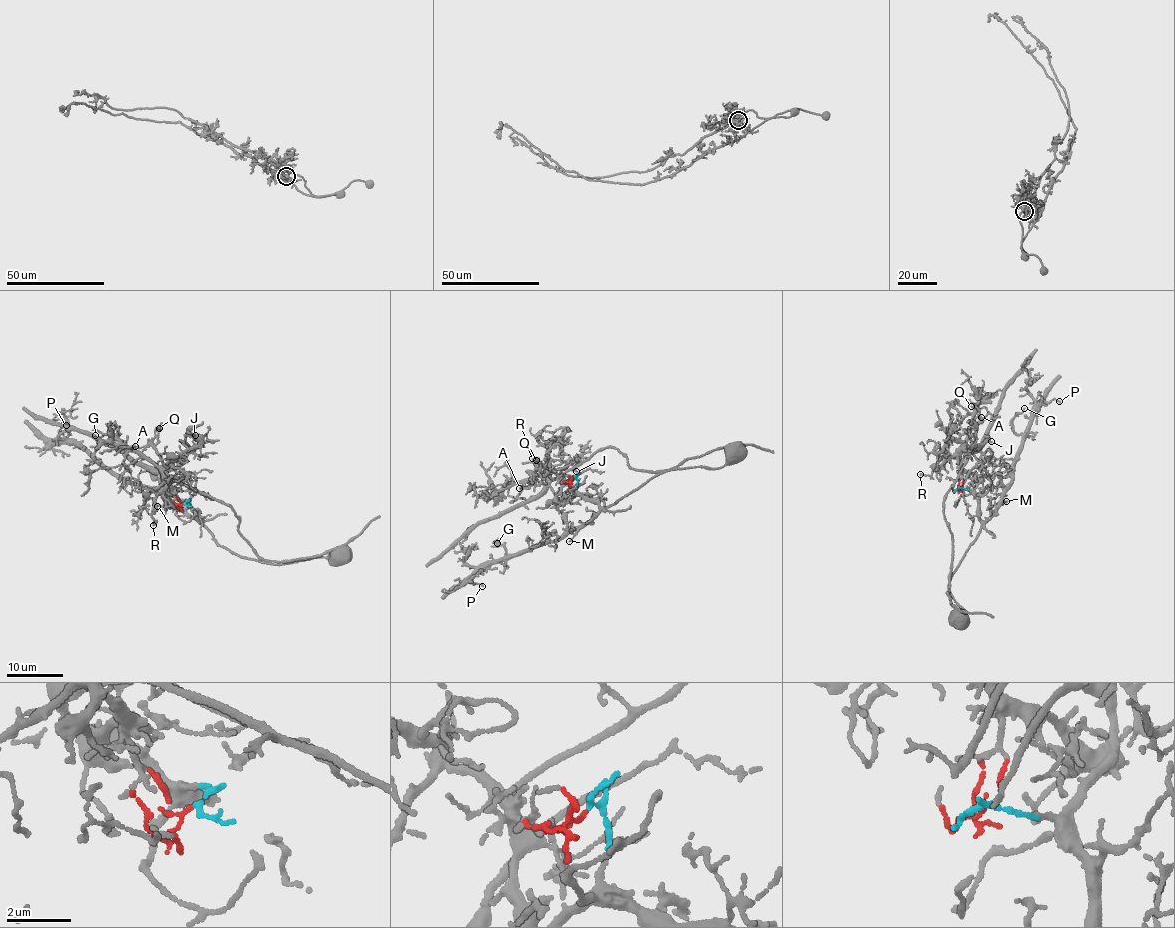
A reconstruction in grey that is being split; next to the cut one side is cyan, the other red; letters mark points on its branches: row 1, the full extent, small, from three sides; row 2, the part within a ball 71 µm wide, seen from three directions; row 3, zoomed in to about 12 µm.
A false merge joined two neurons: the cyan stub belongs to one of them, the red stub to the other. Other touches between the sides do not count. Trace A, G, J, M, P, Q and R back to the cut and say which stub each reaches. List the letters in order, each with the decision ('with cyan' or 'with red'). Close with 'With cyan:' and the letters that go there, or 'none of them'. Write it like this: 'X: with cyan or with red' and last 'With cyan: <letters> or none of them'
A: with red
G: with cyan
J: with red
M: with cyan
P: with cyan
Q: with red
R: with red
With cyan: G, M, P

